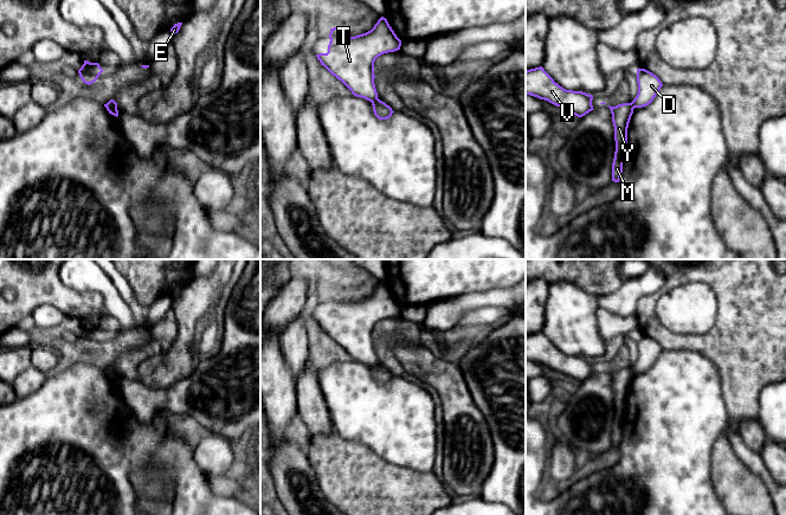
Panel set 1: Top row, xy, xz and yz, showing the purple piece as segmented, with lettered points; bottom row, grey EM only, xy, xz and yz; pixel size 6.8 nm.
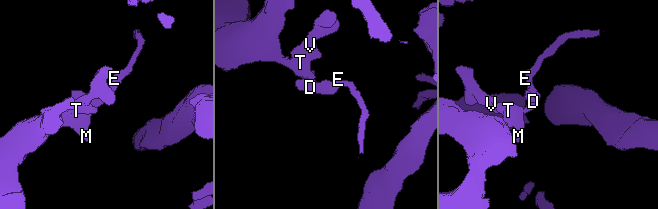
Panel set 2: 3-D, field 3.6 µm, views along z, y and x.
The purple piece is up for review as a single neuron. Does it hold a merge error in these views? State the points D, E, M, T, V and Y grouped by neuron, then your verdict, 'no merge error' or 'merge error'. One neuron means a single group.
D E / M T V Y | merge error

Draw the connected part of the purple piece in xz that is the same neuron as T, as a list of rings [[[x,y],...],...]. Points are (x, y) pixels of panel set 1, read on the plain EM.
[[[381,282],[371,296],[355,302],[346,301],[341,292],[330,294],[329,304],[328,317],[316,320],[321,330],[354,361],[378,366],[374,327],[379,321],[398,316],[401,311],[387,284]]]

